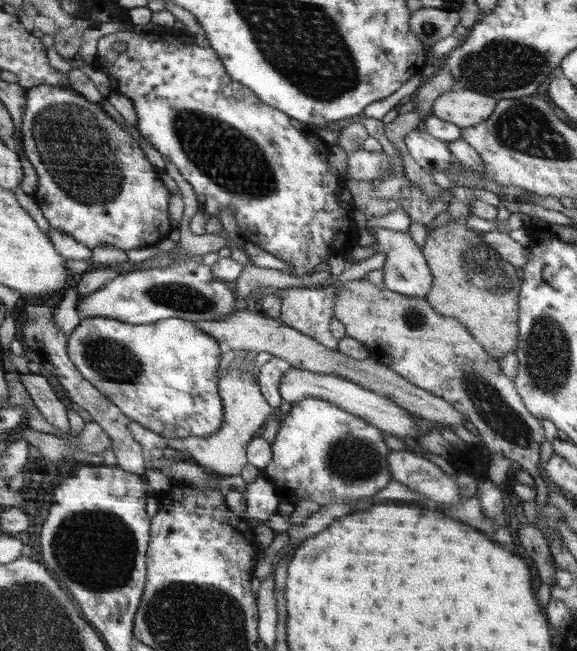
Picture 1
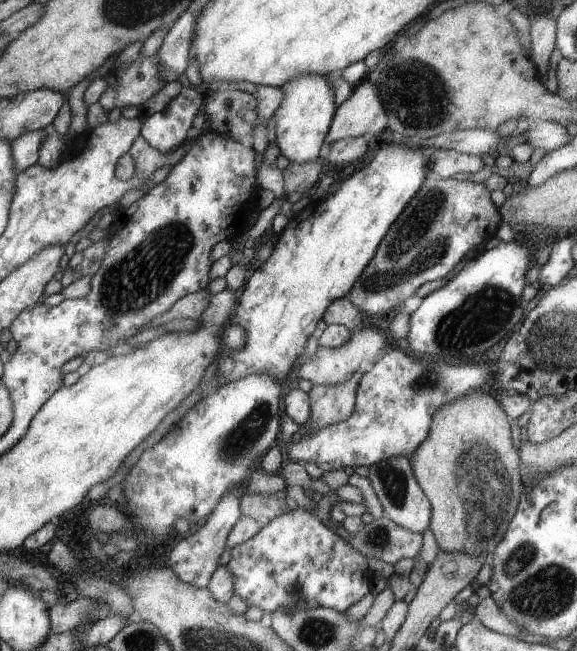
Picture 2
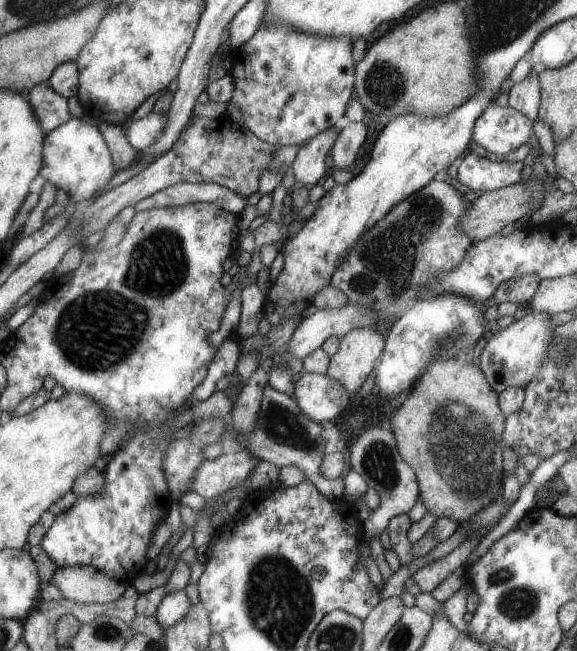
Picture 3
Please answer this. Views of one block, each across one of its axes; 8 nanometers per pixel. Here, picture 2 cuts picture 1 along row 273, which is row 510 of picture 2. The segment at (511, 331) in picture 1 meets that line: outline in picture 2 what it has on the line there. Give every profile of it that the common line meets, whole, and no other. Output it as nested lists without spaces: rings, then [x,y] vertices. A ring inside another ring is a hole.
[[[477,389],[436,410],[429,437],[410,455],[417,482],[432,504],[430,530],[442,552],[466,552],[470,556],[484,552],[490,556],[510,530],[508,520],[513,521],[521,507],[521,498],[527,492],[521,474],[521,452],[514,446],[514,420],[501,406],[498,394]]]

